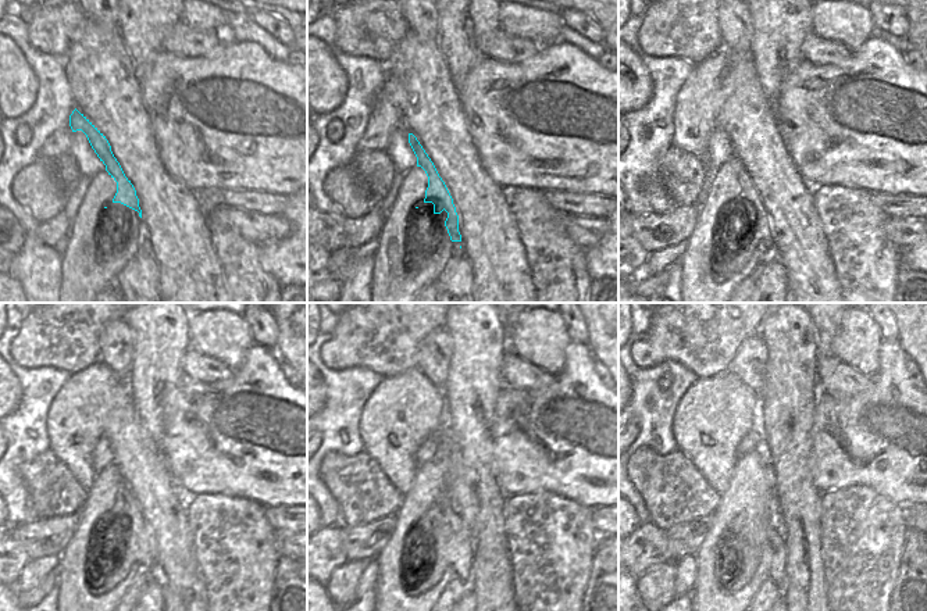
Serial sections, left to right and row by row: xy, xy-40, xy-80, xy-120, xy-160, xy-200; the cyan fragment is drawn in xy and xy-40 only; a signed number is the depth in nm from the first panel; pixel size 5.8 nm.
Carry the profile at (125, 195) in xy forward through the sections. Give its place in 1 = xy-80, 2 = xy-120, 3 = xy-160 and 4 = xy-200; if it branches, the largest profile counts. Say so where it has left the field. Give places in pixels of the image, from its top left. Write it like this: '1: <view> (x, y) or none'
1: xy-80 (748, 196)
2: xy-120 (127, 510)
3: xy-160 (442, 513)
4: xy-200 (774, 542)

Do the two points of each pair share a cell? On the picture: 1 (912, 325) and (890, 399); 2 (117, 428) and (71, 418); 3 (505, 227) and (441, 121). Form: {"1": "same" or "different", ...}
{"1": "different", "2": "different", "3": "same"}

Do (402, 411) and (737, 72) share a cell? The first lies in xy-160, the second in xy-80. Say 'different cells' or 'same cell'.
different cells

